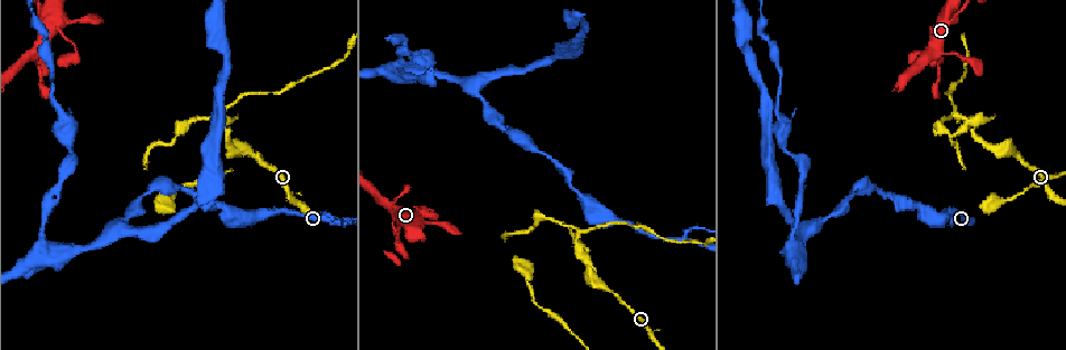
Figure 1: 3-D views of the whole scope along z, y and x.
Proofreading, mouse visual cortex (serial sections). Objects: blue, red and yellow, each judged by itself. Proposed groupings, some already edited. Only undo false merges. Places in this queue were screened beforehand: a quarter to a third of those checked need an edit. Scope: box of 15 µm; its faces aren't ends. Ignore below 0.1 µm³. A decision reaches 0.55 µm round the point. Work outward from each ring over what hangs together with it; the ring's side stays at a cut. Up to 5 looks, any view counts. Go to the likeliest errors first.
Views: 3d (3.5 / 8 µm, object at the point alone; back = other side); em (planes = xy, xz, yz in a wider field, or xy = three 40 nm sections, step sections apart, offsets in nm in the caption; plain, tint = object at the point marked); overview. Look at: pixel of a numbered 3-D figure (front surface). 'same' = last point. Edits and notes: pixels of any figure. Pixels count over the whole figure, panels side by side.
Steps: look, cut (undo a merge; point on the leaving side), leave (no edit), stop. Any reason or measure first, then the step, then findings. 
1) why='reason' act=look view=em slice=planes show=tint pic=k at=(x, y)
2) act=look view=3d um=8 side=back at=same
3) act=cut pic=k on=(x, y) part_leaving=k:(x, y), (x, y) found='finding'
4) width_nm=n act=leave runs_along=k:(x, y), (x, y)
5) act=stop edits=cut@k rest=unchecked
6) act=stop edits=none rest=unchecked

why='sharp bend' act=look view=3d um=3.5 pic=1 at=(977, 123)

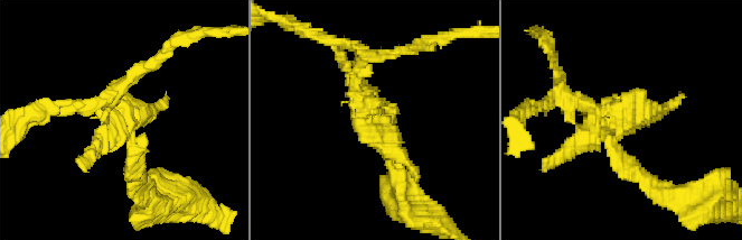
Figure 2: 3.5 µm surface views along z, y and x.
why='shape alone is not enough' act=look view=em slice=xy step=2 show=tint pic=2 at=(621, 127)

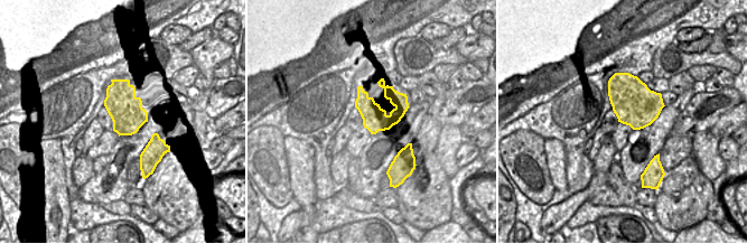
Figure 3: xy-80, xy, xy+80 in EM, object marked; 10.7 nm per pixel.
width_nm=280 act=cut pic=2 on=(594, 122) part_leaving=2:(608, 138), (591, 103), (545, 103) found='two cells meet here'

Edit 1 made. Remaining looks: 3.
why='thin arm on a thick one' act=look view=3d um=3.5 pic=1 at=(37, 55)

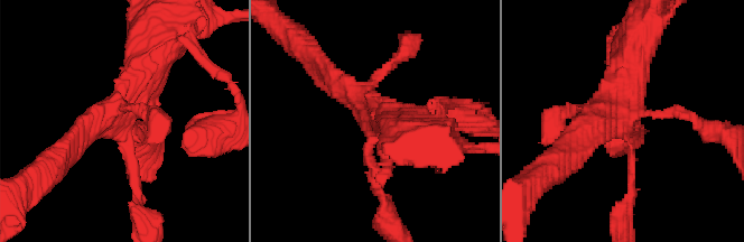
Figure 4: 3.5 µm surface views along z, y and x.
why='need the tissue' act=look view=em slice=planes show=tint pic=4 at=(641, 112)

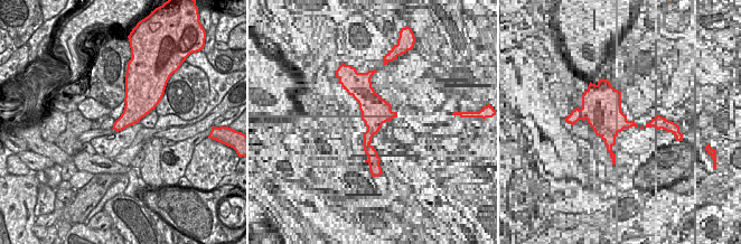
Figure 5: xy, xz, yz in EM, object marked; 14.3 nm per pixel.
width_nm=320 act=leave runs_along=4:(405, 127), (371, 127), (381, 198) found='one cell here'

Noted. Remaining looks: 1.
act=stop edits=cut@2 rest=unchecked

